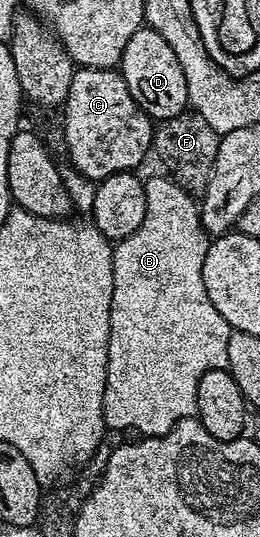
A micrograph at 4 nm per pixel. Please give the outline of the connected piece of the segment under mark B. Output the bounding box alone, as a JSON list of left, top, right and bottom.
[103,176,230,436]

